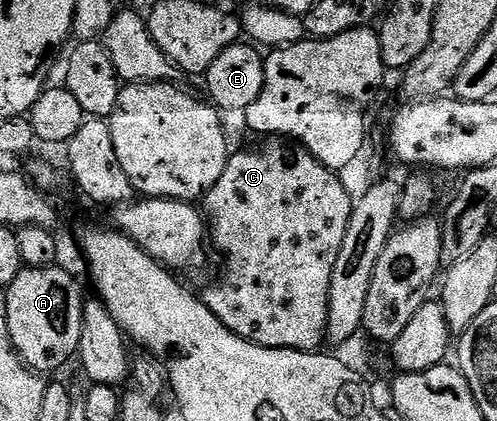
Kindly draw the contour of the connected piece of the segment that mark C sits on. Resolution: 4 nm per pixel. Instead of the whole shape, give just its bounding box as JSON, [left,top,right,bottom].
[203,140,355,352]

